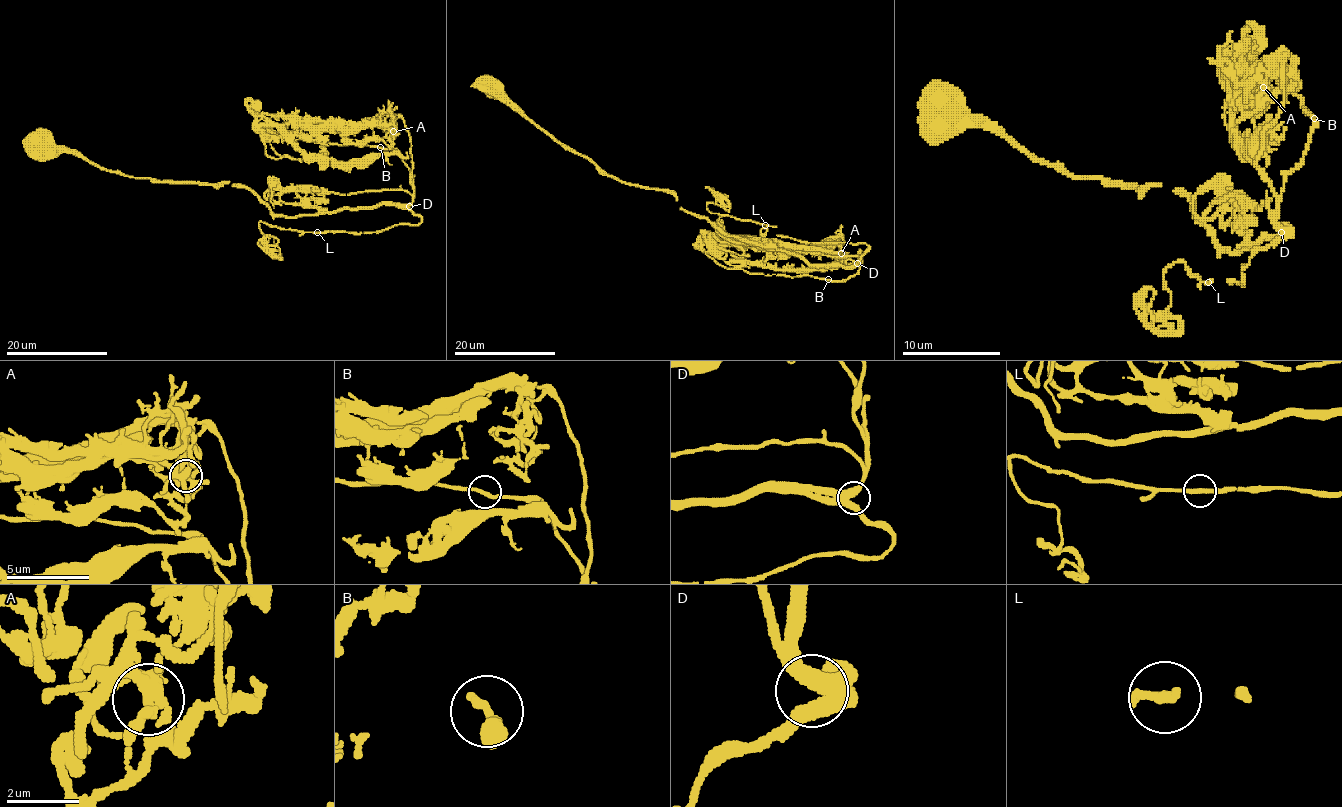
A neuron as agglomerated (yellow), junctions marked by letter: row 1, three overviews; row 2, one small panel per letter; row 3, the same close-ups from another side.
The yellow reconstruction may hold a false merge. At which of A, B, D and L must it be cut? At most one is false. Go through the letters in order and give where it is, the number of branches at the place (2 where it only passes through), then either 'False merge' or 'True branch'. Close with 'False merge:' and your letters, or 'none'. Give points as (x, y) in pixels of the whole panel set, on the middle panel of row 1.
A: Place: (841, 253). Branches: 4. True branch
B: Place: (828, 279). Branches: 2. True branch
D: Place: (857, 263). Branches: 3. True branch
L: Place: (765, 225). Branches: 2. True branch
False merge: none

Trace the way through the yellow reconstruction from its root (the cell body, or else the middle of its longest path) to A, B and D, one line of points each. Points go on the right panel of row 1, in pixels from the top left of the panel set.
A: (933, 105), (1072, 176), (1180, 191), (1237, 252), (1288, 228), (1257, 164), (1284, 100), (1284, 61), (1264, 88)
B: (933, 105), (1072, 176), (1180, 191), (1230, 252), (1288, 228), (1276, 223), (1279, 196), (1313, 117)
D: (933, 105), (957, 127), (996, 127), (1072, 176), (1180, 191), (1230, 252), (1281, 232)

